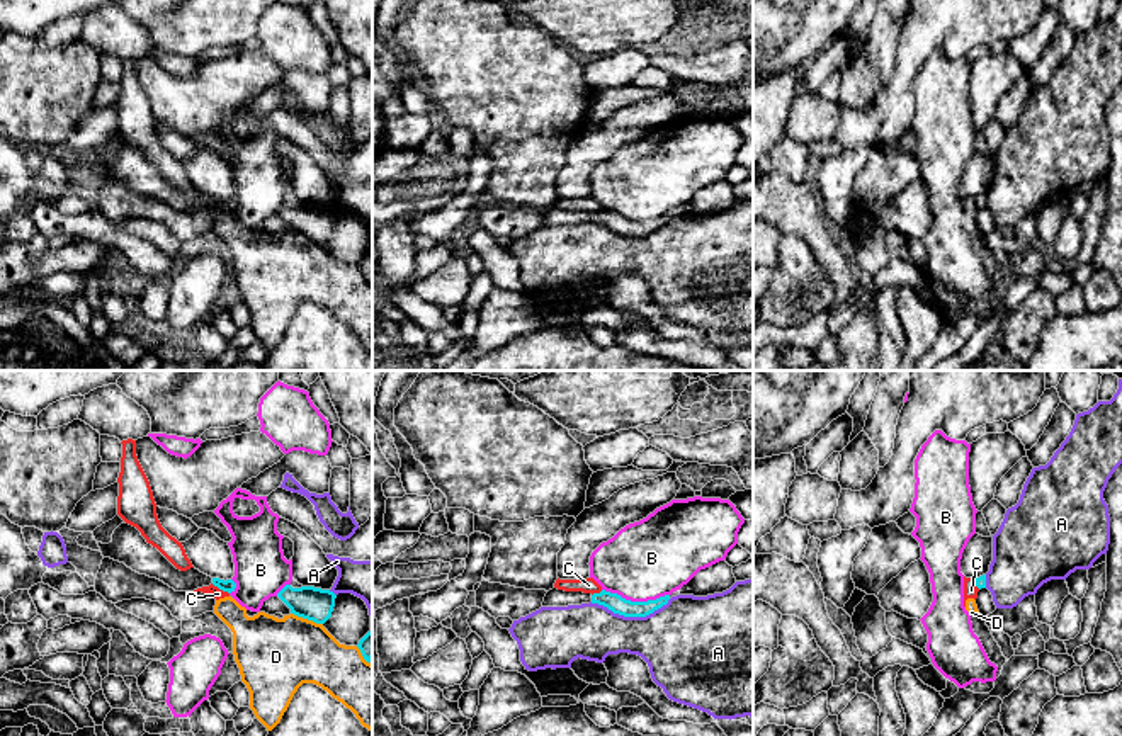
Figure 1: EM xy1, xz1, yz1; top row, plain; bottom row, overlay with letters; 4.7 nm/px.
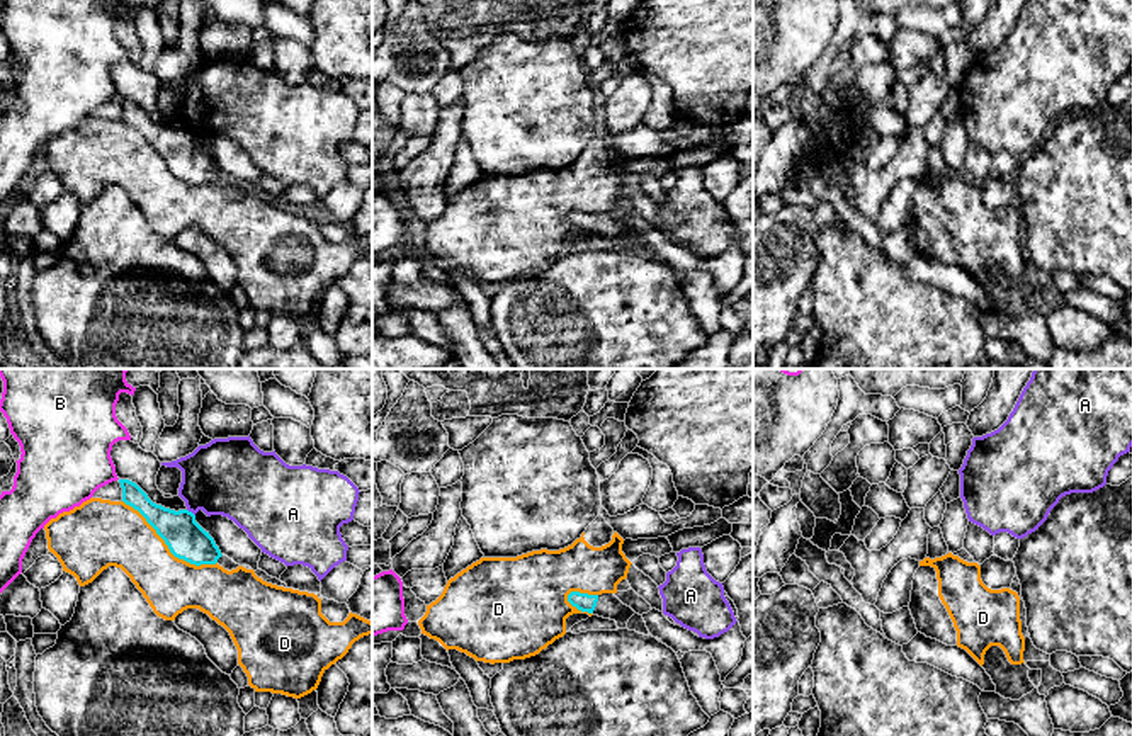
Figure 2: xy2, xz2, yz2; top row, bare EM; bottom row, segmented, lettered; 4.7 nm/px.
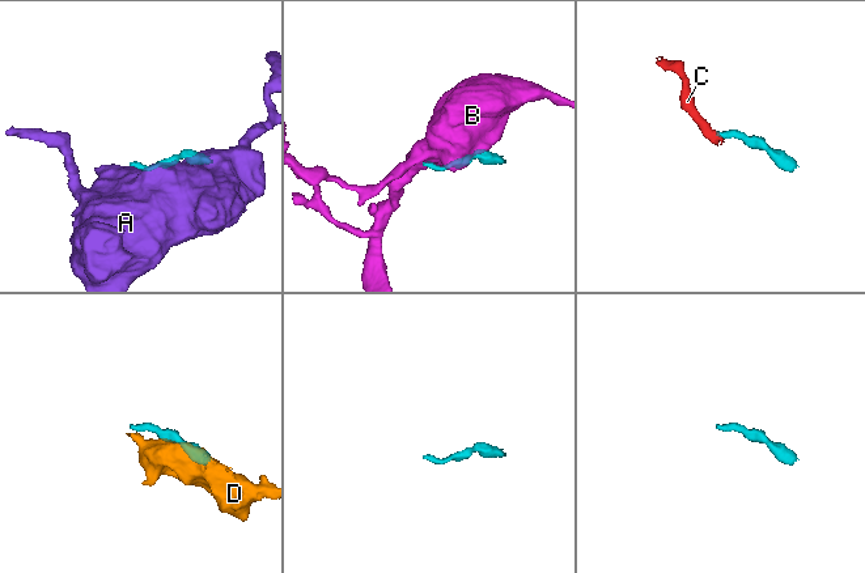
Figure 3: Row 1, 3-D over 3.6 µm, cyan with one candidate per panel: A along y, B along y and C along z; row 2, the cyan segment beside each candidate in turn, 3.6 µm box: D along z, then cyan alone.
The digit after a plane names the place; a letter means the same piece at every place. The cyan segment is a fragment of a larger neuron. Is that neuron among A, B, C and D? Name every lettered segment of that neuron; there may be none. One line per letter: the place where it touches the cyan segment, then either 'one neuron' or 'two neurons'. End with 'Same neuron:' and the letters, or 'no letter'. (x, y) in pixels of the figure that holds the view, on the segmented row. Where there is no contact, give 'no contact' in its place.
A: xz1 (629, 616) | two neurons
B: xz1 (636, 602) | two neurons
C: xy1 (220, 588) | two neurons
D: xy2 (169, 548) | two neurons
Same neuron: no letter

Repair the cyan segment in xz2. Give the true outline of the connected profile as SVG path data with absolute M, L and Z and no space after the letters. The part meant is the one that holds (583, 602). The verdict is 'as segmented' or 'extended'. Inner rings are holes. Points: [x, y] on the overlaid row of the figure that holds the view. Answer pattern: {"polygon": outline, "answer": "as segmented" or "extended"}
{"polygon": "M571 592L568 602L581 612L588 612L617 622L619 629L627 629L629 619L636 614L624 605L614 593L588 595Z", "answer": "extended"}

